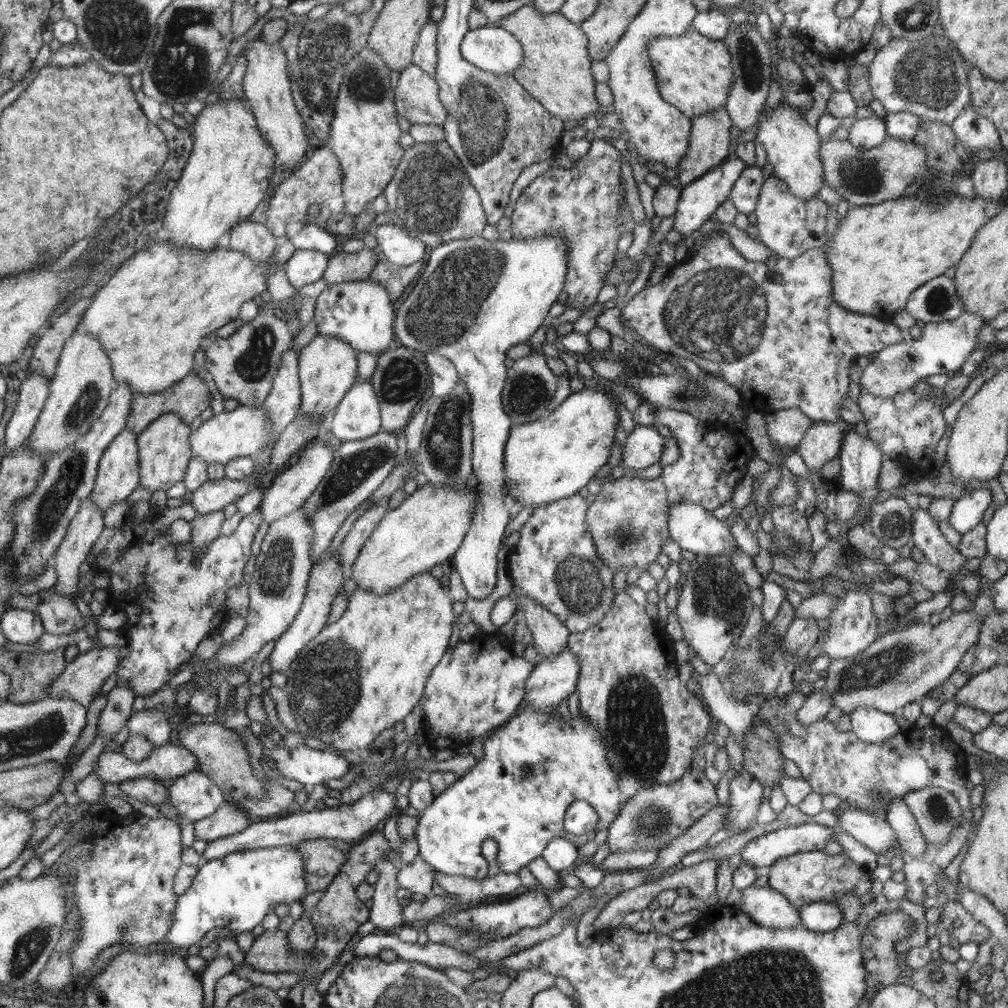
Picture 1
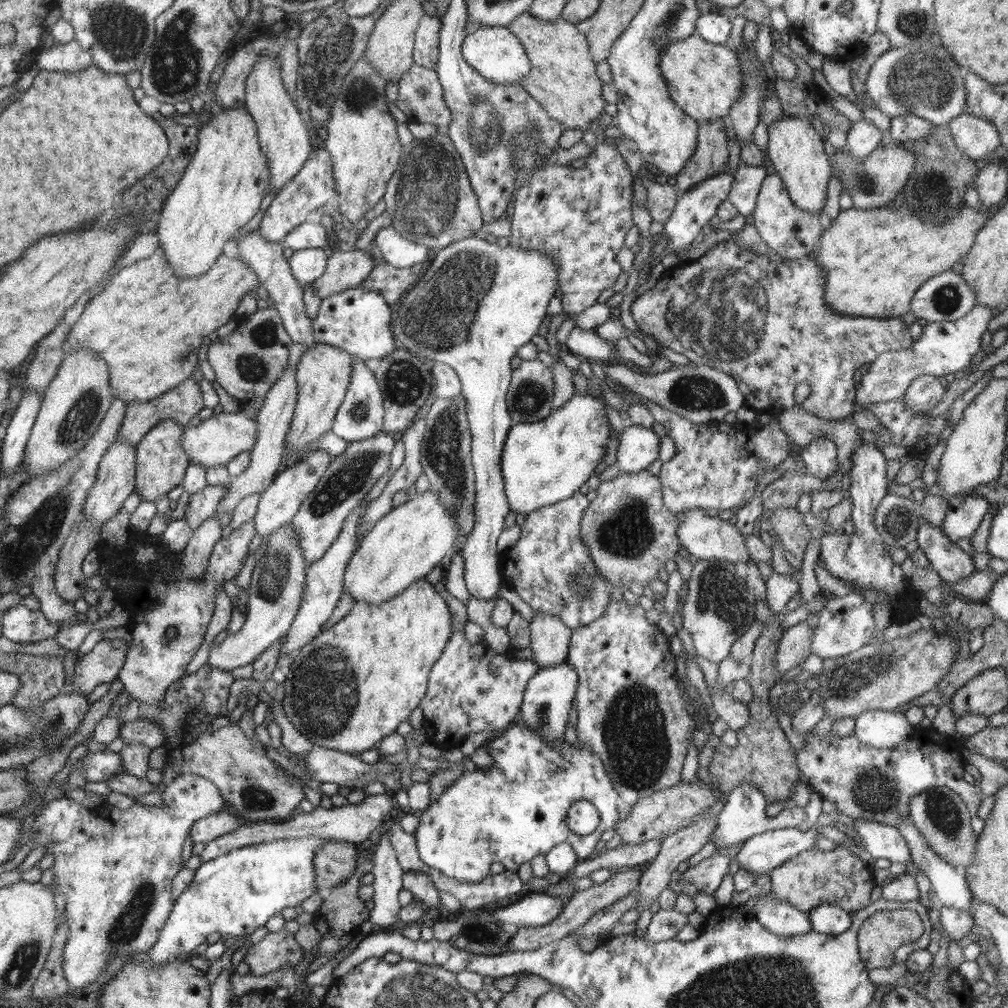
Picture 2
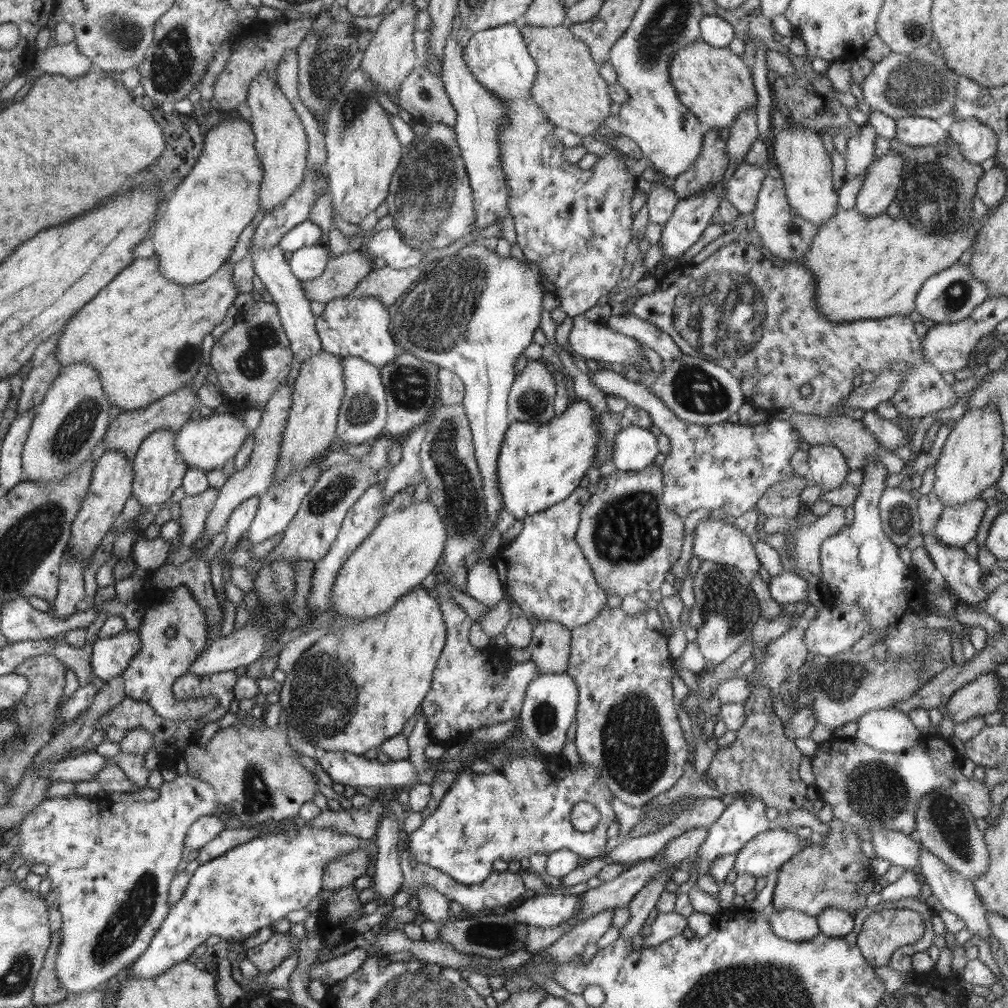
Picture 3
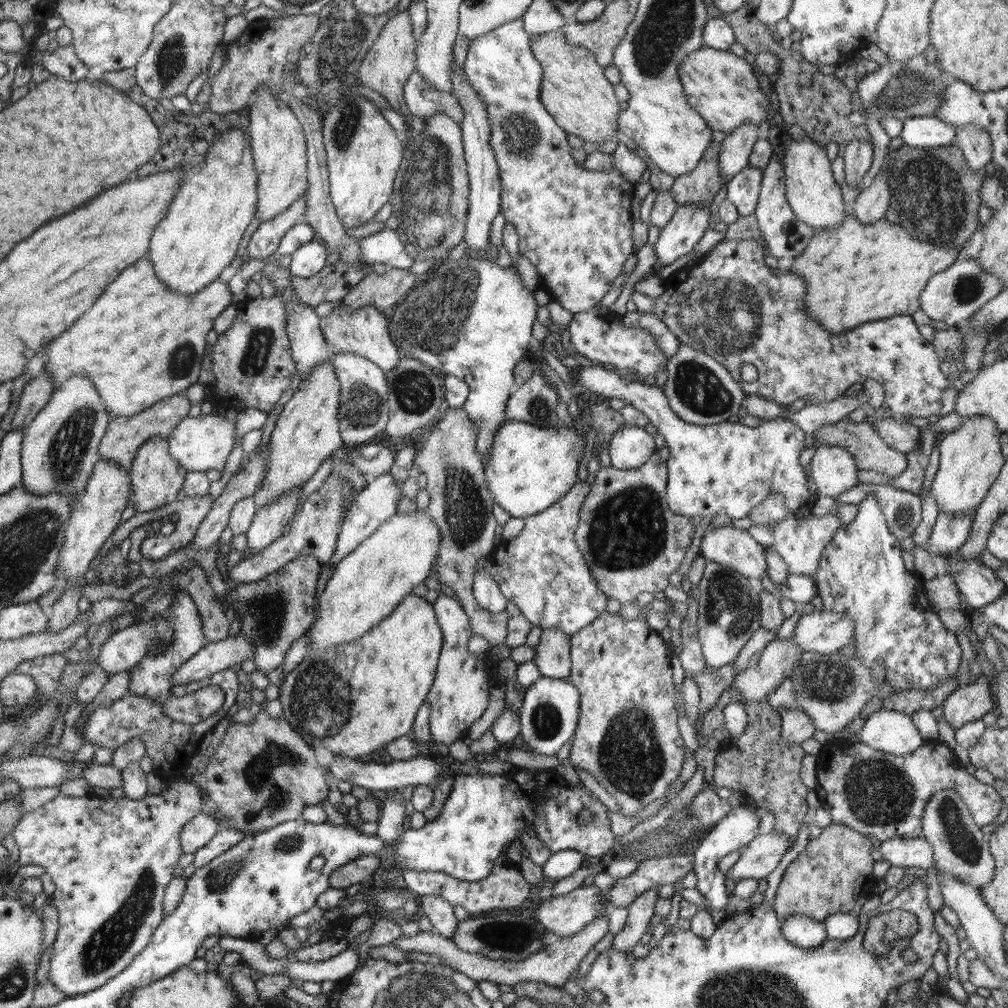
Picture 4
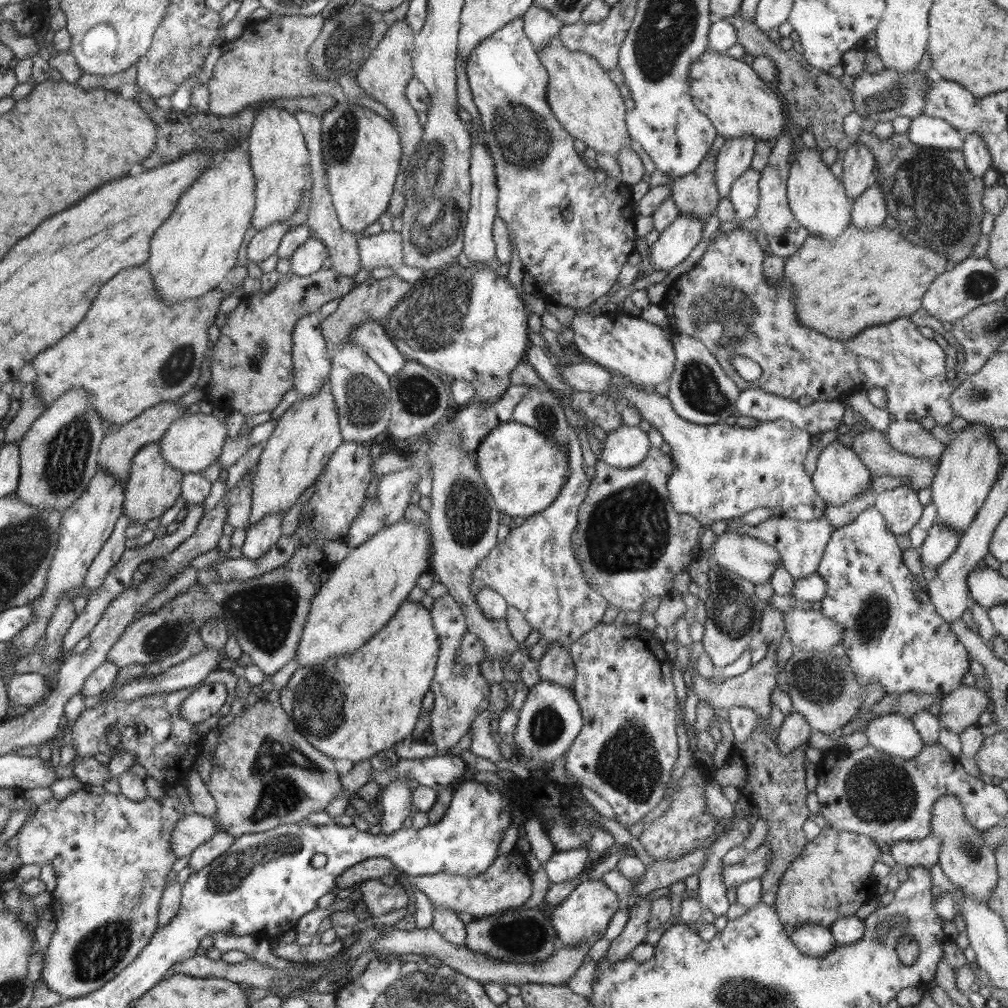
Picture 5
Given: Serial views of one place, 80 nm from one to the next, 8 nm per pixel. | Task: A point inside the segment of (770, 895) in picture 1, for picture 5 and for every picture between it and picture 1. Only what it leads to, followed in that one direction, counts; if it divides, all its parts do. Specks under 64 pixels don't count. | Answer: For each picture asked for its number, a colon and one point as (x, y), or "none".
2: (781, 918)
3: (793, 925)
4: (803, 931)
5: (815, 940)

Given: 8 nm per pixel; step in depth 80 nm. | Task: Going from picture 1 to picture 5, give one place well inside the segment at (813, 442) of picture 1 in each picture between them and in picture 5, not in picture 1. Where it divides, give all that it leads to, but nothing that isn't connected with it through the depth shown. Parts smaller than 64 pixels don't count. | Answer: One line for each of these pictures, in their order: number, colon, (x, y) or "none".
2: (819, 455)
3: (828, 467)
4: (834, 470)
5: (840, 476)

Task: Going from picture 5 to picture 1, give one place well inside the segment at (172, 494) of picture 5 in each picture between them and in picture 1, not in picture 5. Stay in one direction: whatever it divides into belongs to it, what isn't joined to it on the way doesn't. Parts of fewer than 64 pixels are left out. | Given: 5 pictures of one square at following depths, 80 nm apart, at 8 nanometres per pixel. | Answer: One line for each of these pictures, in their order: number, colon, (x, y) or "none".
1: (164, 450)
2: (161, 462)
3: (158, 469)
4: (156, 478)

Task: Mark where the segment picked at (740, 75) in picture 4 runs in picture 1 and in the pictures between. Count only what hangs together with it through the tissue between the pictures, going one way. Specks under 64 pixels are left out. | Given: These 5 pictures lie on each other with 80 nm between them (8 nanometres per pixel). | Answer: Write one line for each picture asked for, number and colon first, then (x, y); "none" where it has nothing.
1: (693, 72)
2: (703, 79)
3: (714, 83)

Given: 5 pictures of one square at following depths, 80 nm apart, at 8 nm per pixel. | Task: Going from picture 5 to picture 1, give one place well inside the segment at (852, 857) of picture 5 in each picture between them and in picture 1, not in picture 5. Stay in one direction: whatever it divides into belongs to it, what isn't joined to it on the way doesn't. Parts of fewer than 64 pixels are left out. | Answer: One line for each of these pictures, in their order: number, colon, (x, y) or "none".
1: (805, 877)
2: (813, 878)
3: (836, 874)
4: (830, 876)

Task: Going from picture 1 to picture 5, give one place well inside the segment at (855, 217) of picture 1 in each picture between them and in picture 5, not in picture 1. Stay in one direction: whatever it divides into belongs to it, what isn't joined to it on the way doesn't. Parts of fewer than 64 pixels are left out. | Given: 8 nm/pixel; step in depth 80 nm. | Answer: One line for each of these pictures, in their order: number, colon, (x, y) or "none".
2: (875, 259)
3: (864, 268)
4: (858, 273)
5: (863, 278)

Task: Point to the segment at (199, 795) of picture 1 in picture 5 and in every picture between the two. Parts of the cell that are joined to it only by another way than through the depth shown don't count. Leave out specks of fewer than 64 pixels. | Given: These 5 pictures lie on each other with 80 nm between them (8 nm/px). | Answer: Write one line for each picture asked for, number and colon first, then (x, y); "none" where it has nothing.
2: (114, 876)
3: (111, 865)
4: (111, 860)
5: (110, 855)

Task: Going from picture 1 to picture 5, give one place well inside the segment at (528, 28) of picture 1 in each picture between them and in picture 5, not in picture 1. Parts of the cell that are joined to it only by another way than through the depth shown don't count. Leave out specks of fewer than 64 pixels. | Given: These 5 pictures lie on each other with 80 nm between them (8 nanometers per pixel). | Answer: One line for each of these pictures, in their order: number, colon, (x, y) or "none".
2: (562, 79)
3: (568, 87)
4: (574, 90)
5: (585, 101)

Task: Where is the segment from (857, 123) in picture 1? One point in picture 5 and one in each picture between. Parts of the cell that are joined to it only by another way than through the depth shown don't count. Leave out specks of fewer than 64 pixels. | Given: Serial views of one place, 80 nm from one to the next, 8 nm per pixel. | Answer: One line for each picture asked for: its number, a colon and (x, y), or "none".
2: (863, 137)
3: (860, 148)
4: (858, 155)
5: (858, 163)

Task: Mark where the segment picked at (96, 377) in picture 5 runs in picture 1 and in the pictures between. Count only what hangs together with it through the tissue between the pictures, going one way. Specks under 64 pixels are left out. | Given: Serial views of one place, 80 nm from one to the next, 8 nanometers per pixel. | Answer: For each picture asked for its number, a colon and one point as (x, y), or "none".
1: (150, 318)
2: (146, 325)
3: (141, 308)
4: (139, 324)

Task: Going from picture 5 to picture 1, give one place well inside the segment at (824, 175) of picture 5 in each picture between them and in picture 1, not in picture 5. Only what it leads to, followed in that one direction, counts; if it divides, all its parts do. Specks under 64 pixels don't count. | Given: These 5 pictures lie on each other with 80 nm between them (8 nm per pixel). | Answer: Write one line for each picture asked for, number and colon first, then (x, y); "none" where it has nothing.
1: (792, 146)
2: (797, 153)
3: (806, 169)
4: (816, 199)

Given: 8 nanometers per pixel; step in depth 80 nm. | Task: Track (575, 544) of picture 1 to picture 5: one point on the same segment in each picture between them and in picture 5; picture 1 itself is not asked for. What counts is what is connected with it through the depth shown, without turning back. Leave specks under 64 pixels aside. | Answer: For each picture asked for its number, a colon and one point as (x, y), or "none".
2: (550, 567)
3: (543, 569)
4: (542, 571)
5: (534, 568)

